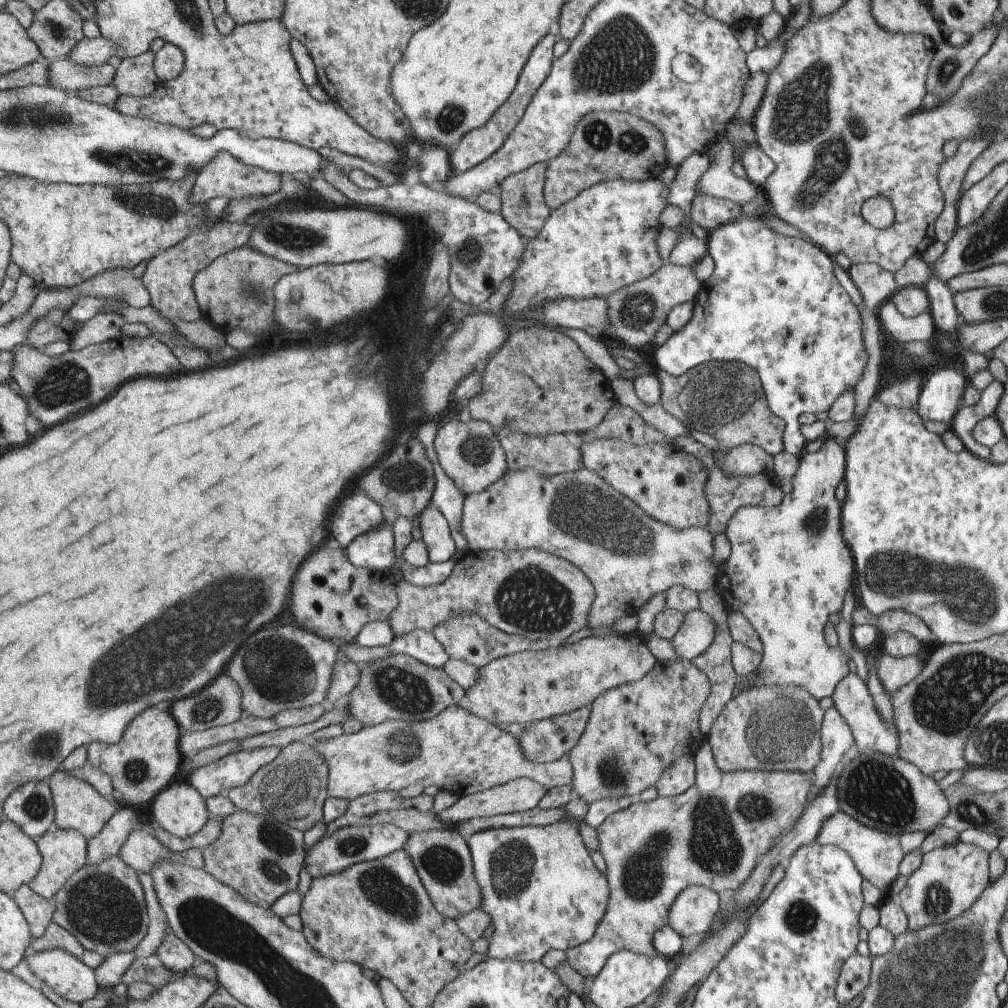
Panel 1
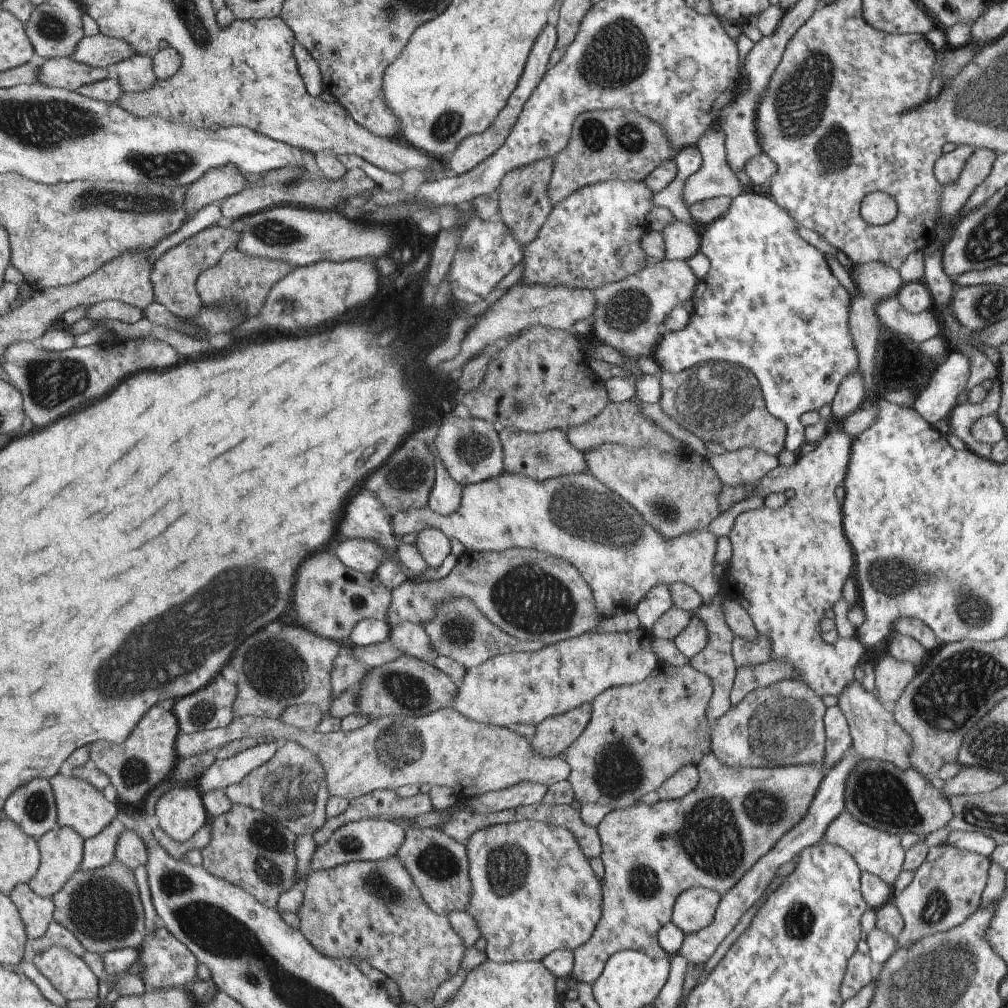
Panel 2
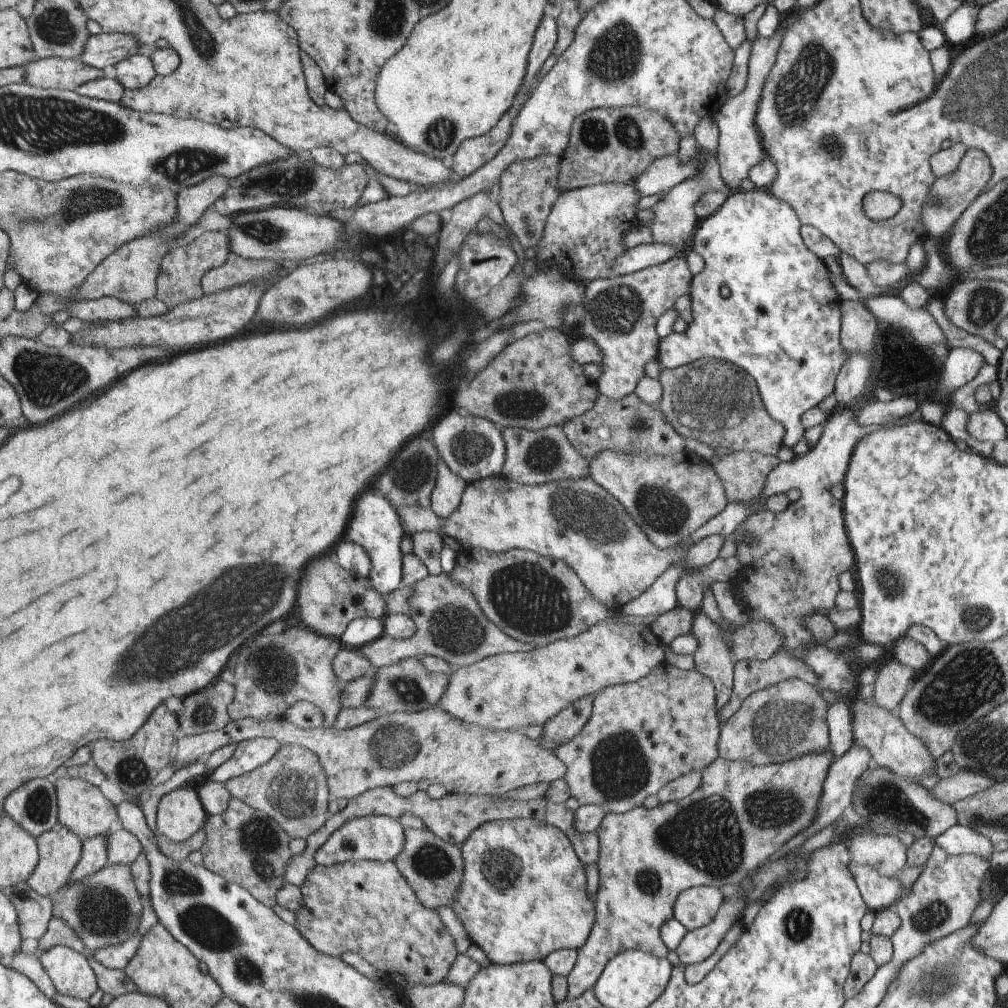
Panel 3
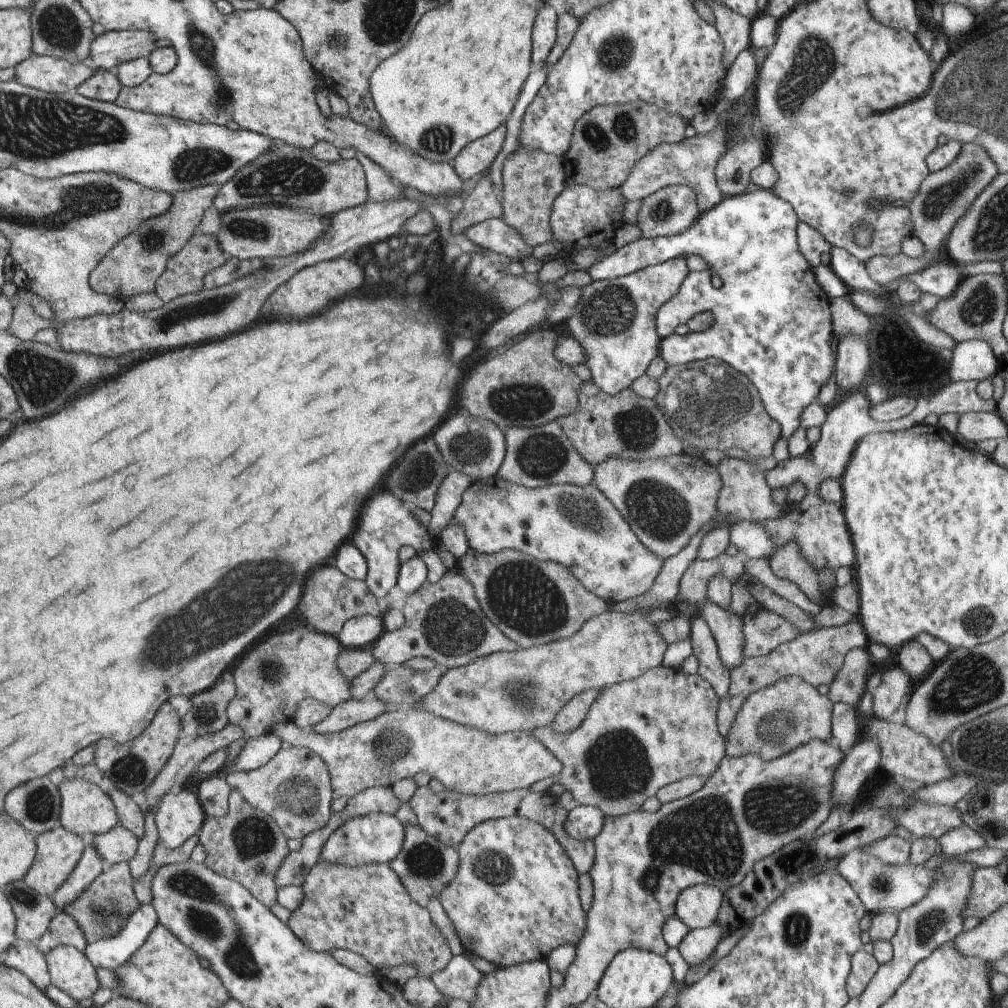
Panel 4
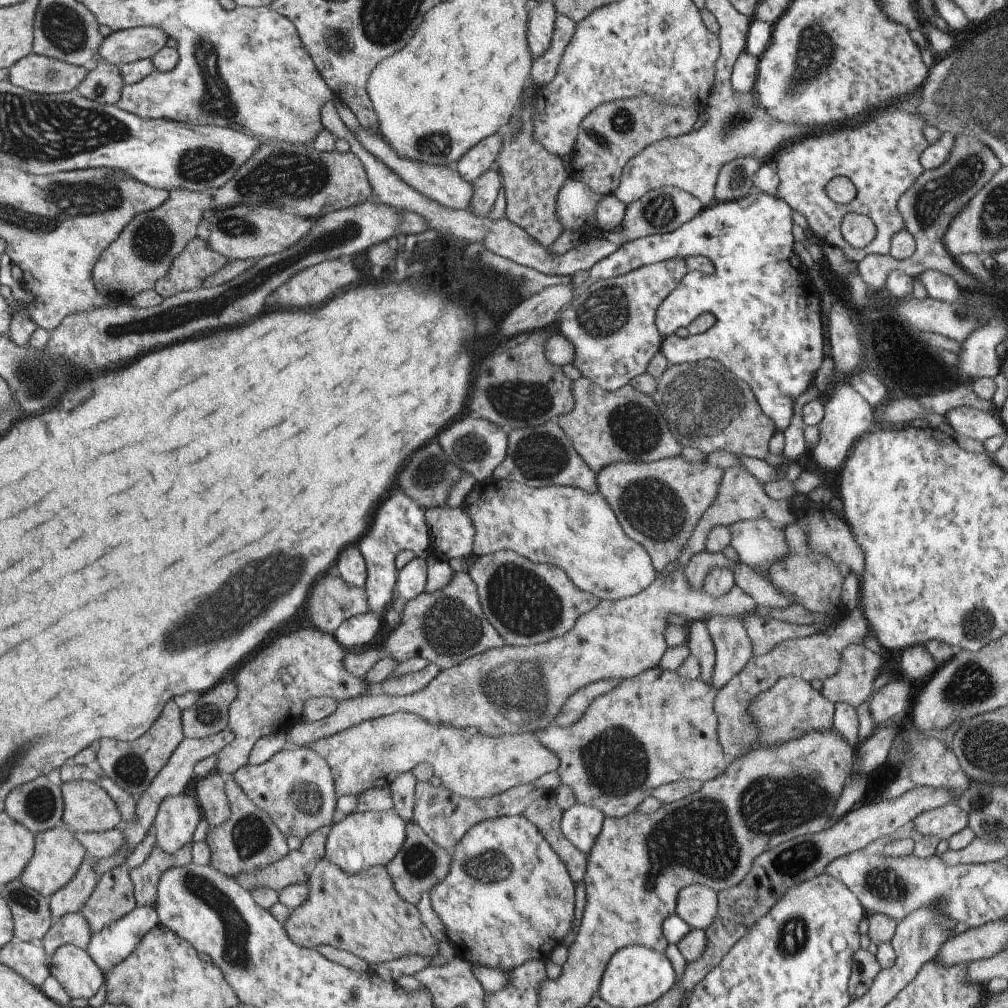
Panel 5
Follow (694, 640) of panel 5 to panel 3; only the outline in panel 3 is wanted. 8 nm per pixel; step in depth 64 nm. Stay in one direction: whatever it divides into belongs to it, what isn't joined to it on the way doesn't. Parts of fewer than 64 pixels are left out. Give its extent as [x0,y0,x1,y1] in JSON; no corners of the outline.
[691,610,734,712]

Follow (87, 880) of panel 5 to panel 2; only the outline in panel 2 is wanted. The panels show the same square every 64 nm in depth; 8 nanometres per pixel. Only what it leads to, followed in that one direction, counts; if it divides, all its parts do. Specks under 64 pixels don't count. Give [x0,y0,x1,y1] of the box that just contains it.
[79,816,128,870]

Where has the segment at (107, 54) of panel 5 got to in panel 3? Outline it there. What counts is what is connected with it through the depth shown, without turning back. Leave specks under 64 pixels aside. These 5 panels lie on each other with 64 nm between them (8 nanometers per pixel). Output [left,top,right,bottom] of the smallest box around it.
[79,33,138,69]

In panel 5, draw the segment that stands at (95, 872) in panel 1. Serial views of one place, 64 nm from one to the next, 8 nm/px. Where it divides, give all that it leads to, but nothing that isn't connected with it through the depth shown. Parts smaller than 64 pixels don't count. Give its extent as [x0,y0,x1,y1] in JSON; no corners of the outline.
[78,864,135,935]

